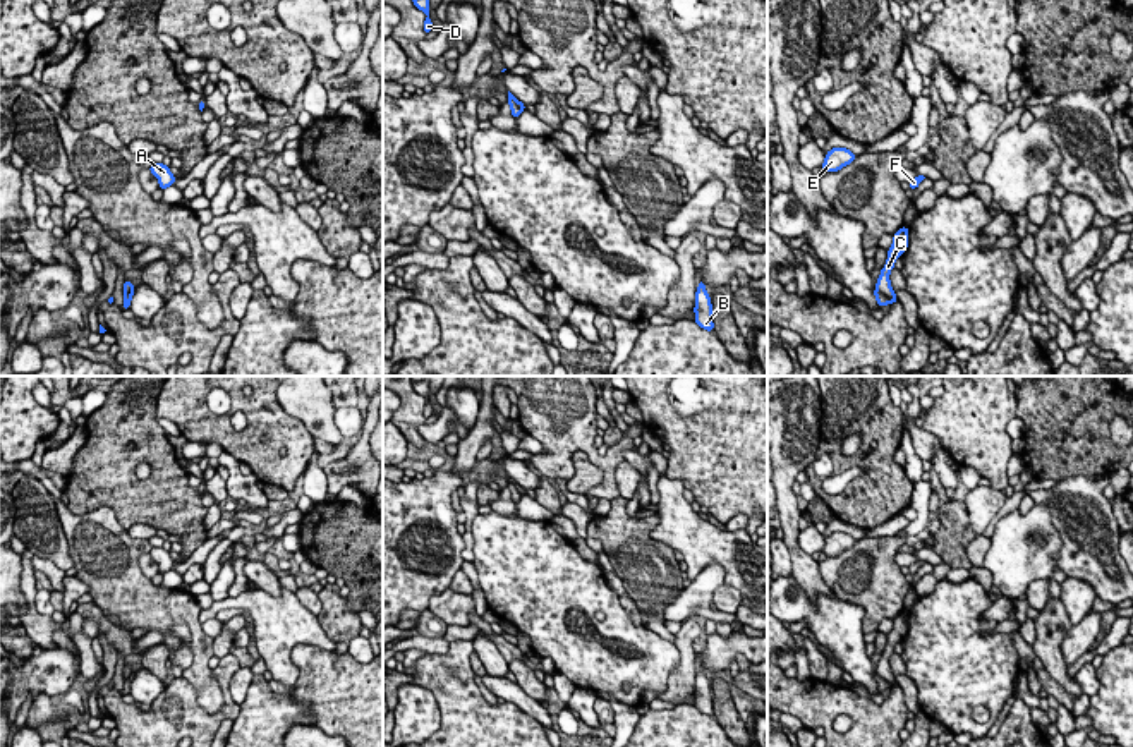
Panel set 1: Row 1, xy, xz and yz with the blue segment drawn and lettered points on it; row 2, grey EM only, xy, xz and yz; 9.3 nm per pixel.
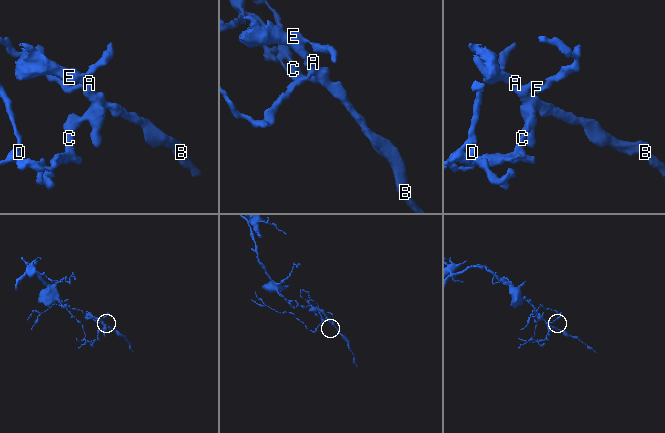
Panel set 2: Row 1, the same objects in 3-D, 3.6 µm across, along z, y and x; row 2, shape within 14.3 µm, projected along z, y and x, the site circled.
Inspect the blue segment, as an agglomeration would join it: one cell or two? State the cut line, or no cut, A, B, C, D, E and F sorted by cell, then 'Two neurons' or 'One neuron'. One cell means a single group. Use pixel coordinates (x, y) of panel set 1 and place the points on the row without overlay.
Split along yz (876, 674), (890, 682), (895, 680). Groups: A B C E F / D. Two neurons

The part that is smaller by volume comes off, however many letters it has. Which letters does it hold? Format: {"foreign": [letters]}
{"foreign": ["A", "B", "C", "E", "F"]}

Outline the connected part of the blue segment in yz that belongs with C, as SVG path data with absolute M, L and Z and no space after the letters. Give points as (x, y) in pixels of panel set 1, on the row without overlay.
M901 611L894 620L893 620L893 630L888 634L888 644L884 653L881 654L881 659L876 668L876 675L884 678L886 682L893 683L894 675L889 666L889 658L894 653L894 646L901 642L903 635L908 634L908 611Z

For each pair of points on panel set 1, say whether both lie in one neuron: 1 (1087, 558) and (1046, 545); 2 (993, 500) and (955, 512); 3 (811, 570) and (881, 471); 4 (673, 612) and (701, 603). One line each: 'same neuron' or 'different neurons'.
1: different neurons
2: different neurons
3: different neurons
4: same neuron

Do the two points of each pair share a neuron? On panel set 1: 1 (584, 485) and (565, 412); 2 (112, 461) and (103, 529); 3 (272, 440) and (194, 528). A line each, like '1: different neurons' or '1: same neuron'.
1: different neurons
2: different neurons
3: different neurons

